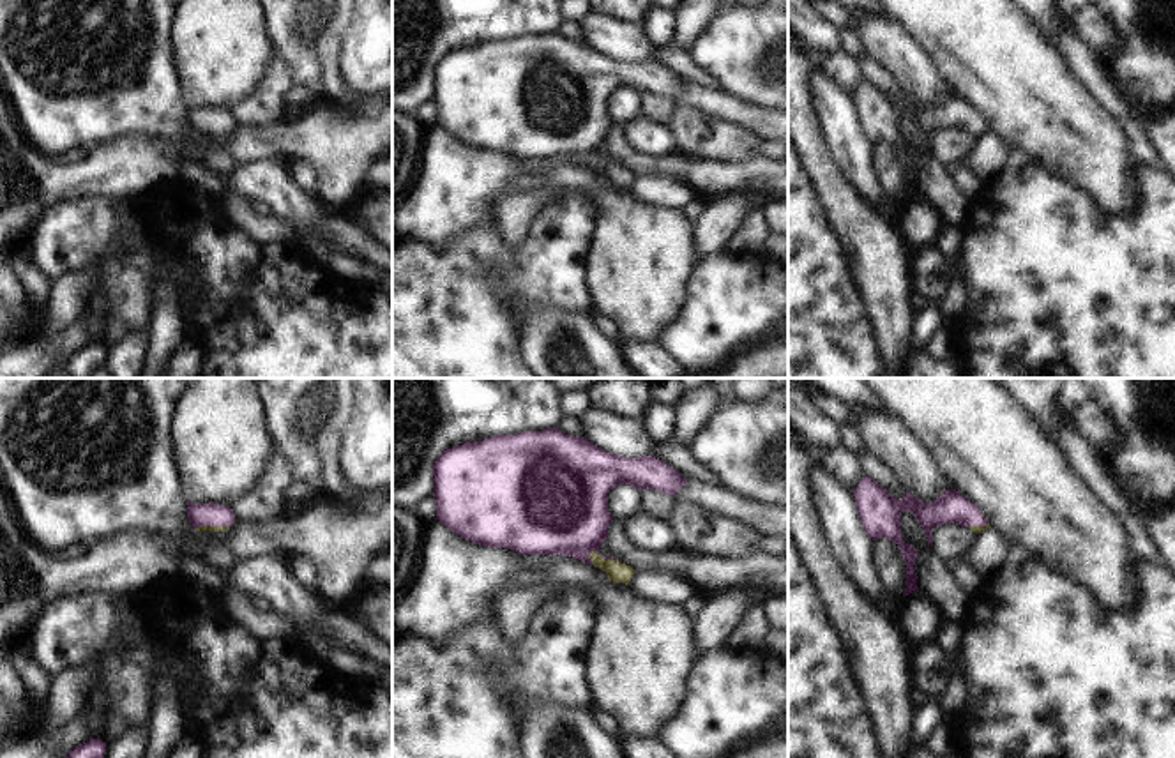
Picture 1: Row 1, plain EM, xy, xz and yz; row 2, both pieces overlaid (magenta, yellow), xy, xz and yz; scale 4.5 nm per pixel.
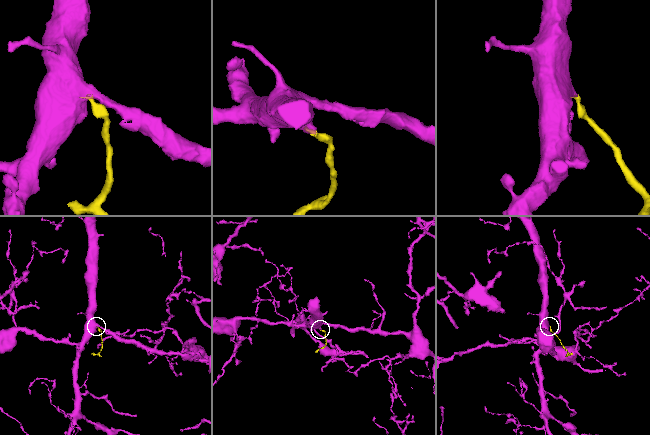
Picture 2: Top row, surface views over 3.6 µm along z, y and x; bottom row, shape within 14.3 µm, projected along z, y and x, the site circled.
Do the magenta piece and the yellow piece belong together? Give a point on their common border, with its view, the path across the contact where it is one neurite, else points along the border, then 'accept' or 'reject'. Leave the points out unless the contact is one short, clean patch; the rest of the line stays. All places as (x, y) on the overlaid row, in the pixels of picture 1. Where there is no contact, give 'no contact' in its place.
contact xz (603, 557); way xz (568, 515), (578, 534), (603, 557), (619, 573); accept

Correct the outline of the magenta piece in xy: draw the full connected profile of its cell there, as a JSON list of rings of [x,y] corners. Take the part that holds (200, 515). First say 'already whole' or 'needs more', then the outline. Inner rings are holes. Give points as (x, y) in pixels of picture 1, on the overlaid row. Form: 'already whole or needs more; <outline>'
needs more; [[[189,500],[187,518],[198,532],[226,532],[237,521],[231,507],[216,504],[193,504]]]

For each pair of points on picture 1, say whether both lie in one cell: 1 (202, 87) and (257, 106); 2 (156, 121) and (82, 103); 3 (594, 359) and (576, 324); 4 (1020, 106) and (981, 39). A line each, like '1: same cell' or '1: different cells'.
1: different cells
2: same cell
3: same cell
4: same cell

